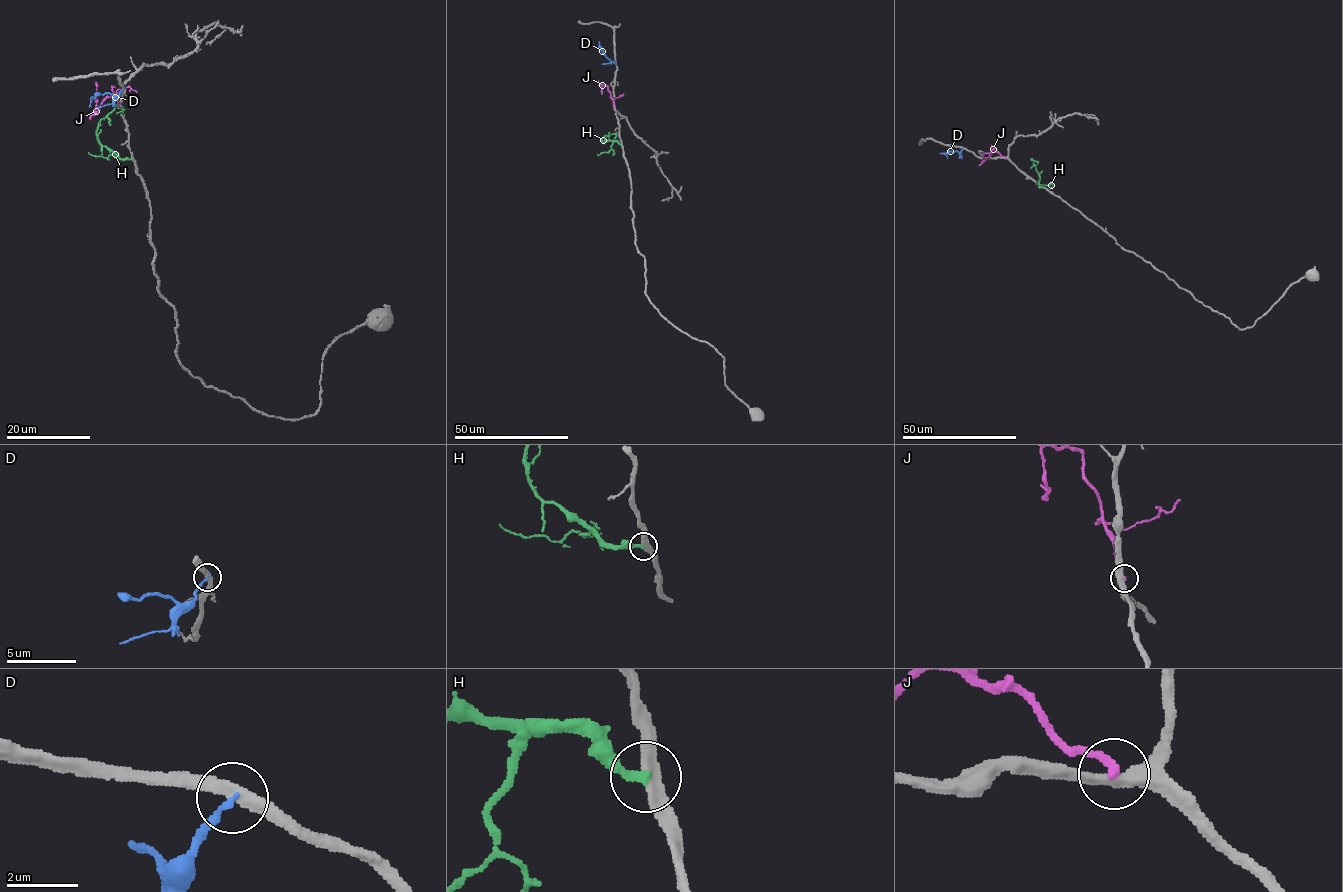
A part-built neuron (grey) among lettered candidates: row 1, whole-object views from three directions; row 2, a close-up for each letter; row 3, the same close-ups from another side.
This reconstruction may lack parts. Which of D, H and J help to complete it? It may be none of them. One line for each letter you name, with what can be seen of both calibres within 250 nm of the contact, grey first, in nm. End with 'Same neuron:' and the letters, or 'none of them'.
Same neuron: none of them

